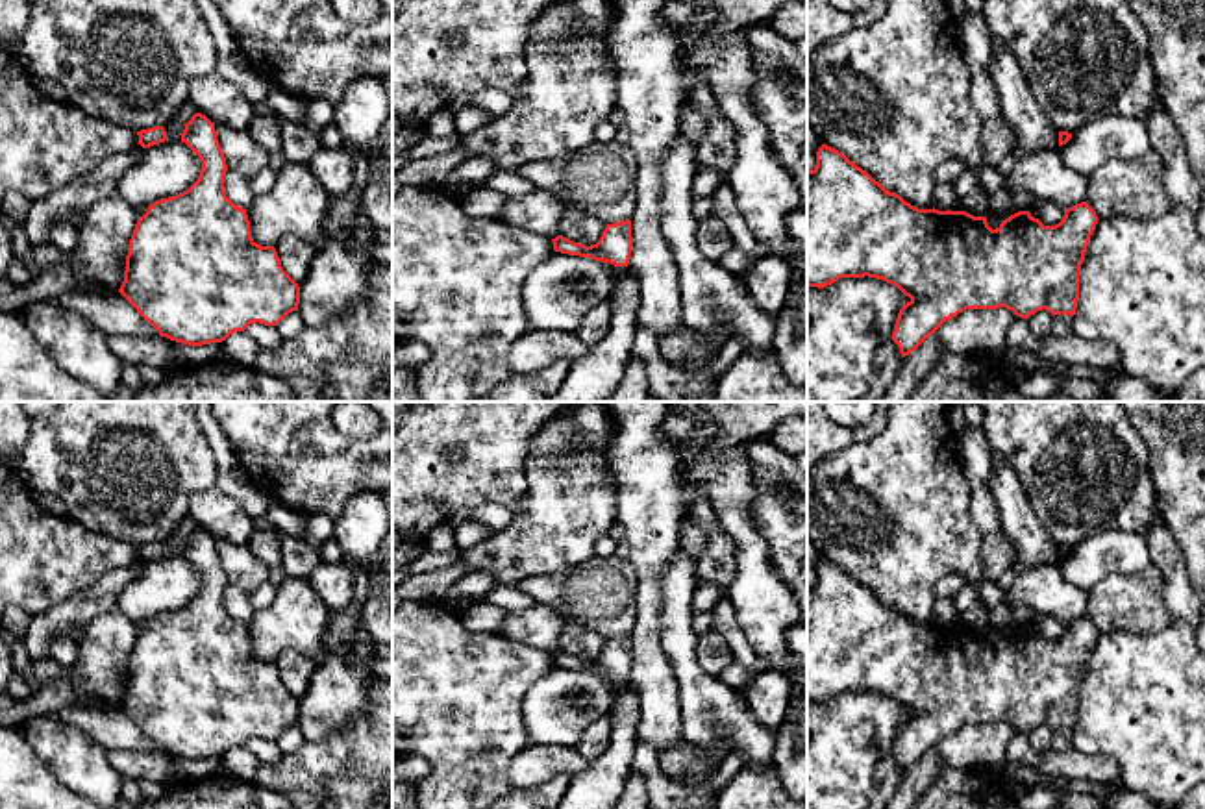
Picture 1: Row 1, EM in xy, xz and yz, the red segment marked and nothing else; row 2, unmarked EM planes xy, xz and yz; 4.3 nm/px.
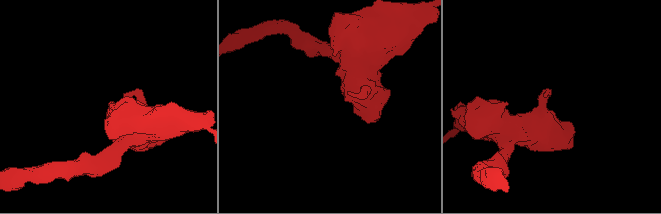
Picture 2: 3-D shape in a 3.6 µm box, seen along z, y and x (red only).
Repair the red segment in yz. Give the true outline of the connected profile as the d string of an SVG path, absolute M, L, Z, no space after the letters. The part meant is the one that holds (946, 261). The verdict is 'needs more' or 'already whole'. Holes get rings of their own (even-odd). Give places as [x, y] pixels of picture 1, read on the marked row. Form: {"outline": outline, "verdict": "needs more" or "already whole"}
{"outline": "M822 144L816 152L816 167L807 170L807 287L824 289L840 278L877 278L898 287L911 300L900 309L892 341L901 357L914 352L946 320L966 309L1005 307L1020 318L1037 311L1075 315L1079 300L1079 276L1090 235L1098 224L1096 211L1087 204L1064 209L1055 226L1044 226L1029 211L1018 211L992 230L987 217L966 211L918 209L900 194L887 191L868 172L850 161L839 150Z", "verdict": "already whole"}

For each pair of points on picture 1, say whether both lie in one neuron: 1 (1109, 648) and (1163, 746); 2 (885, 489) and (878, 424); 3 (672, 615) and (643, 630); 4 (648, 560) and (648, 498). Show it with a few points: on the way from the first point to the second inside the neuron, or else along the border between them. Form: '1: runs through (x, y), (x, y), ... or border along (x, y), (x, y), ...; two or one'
1: runs through (1126, 672), (1163, 711), (1163, 722); one
2: border along (889, 421), (870, 439), (852, 443), (841, 450); two
3: border along (661, 576), (661, 648), (670, 663); two
4: runs through (648, 545), (648, 513); one

